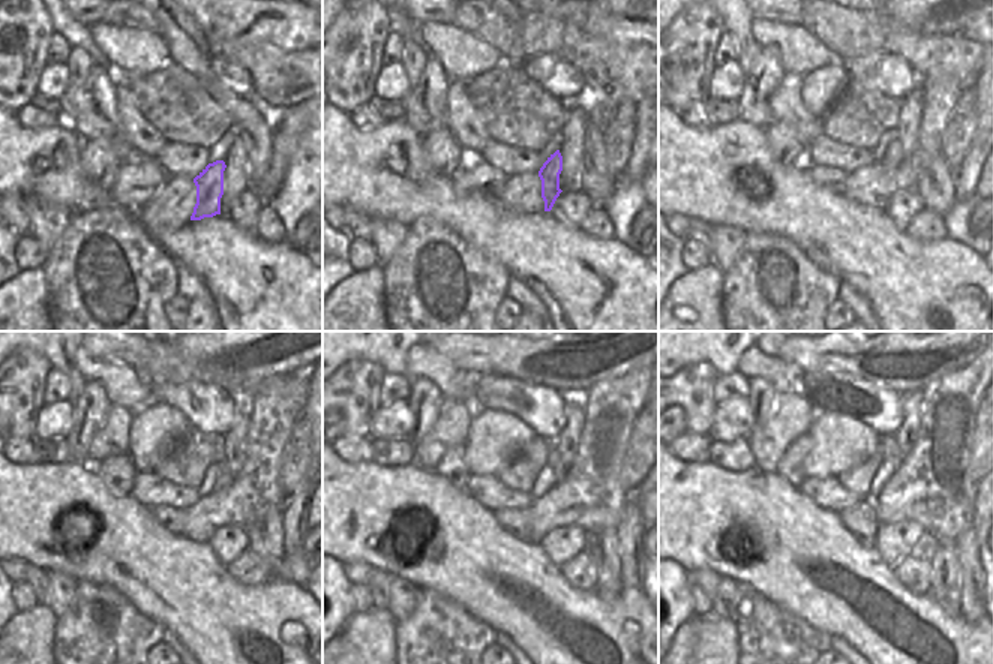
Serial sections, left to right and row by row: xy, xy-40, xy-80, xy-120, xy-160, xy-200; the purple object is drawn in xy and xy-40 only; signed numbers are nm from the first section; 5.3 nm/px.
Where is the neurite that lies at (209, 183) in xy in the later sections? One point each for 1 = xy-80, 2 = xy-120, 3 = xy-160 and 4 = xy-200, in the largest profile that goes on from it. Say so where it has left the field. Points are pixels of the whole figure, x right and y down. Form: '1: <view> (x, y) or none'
1: xy-80 (893, 156)
2: xy-120 (224, 477)
3: xy-160 (552, 456)
4: xy-200 (887, 444)

